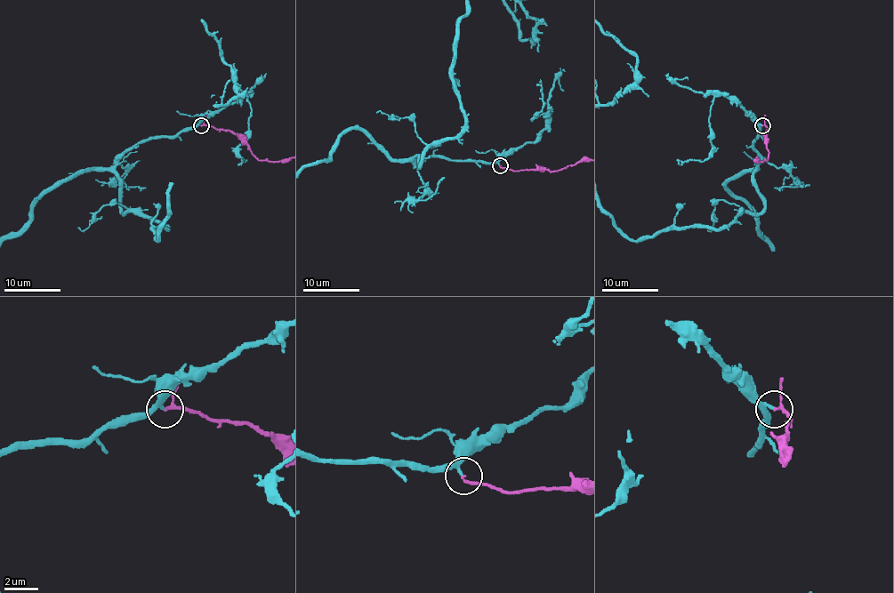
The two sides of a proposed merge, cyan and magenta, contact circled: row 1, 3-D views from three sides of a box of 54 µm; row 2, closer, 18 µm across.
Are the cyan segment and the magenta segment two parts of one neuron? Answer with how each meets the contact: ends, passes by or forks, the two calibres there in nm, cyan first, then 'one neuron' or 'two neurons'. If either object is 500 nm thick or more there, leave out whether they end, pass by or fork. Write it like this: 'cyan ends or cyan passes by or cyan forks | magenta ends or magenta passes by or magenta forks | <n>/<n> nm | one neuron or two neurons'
cyan passes by | magenta passes by | 170/120 nm | one neuron

